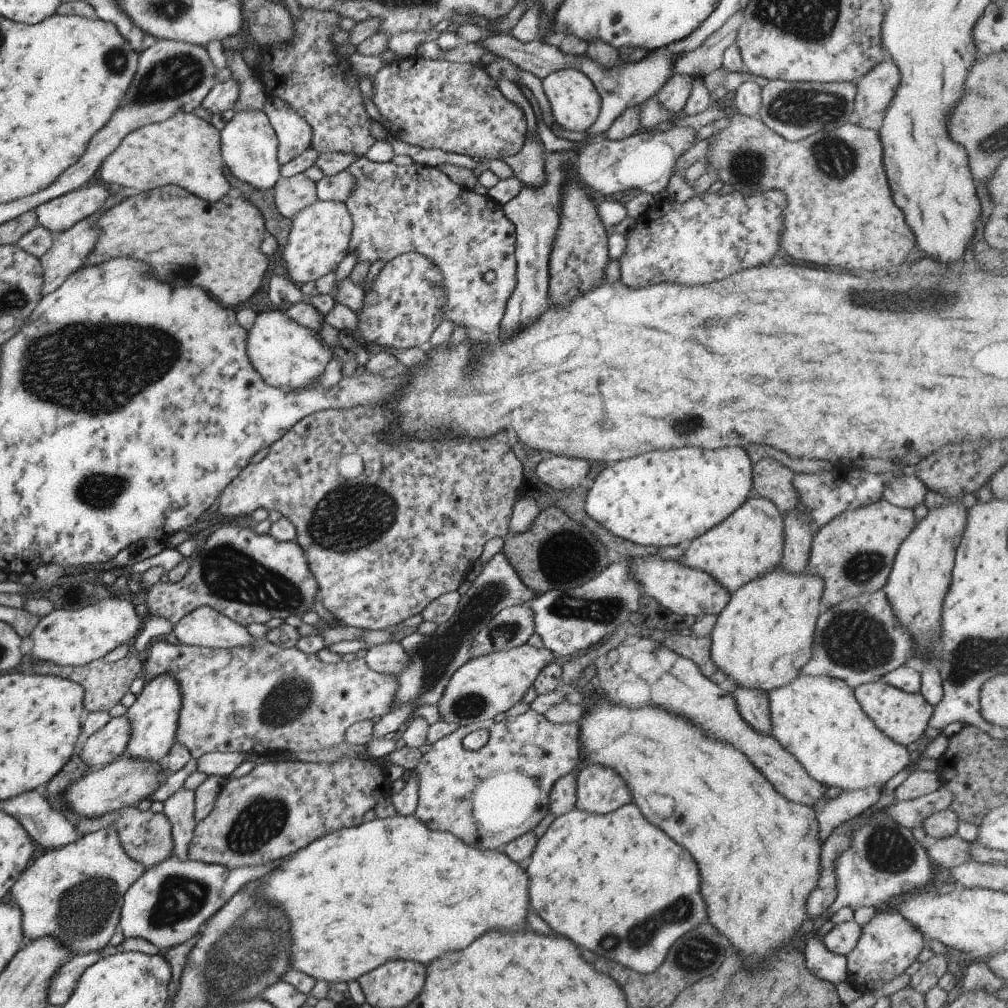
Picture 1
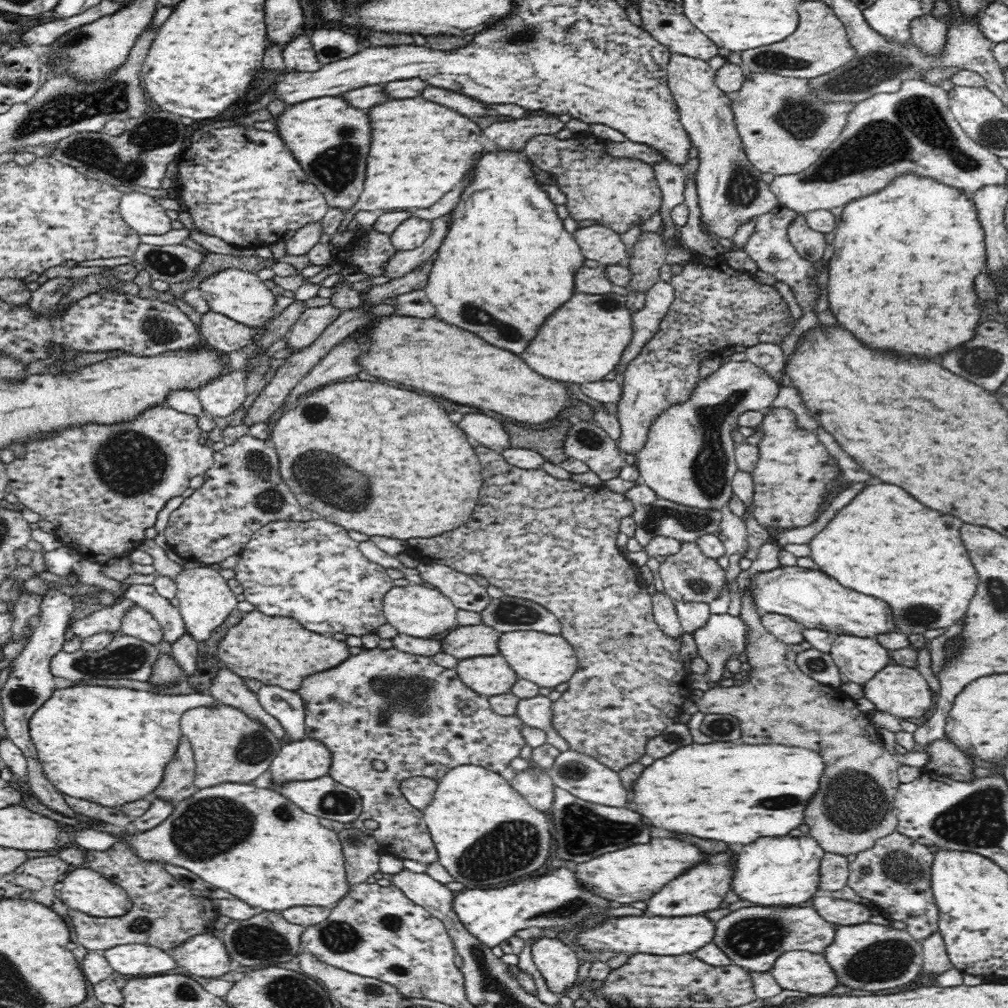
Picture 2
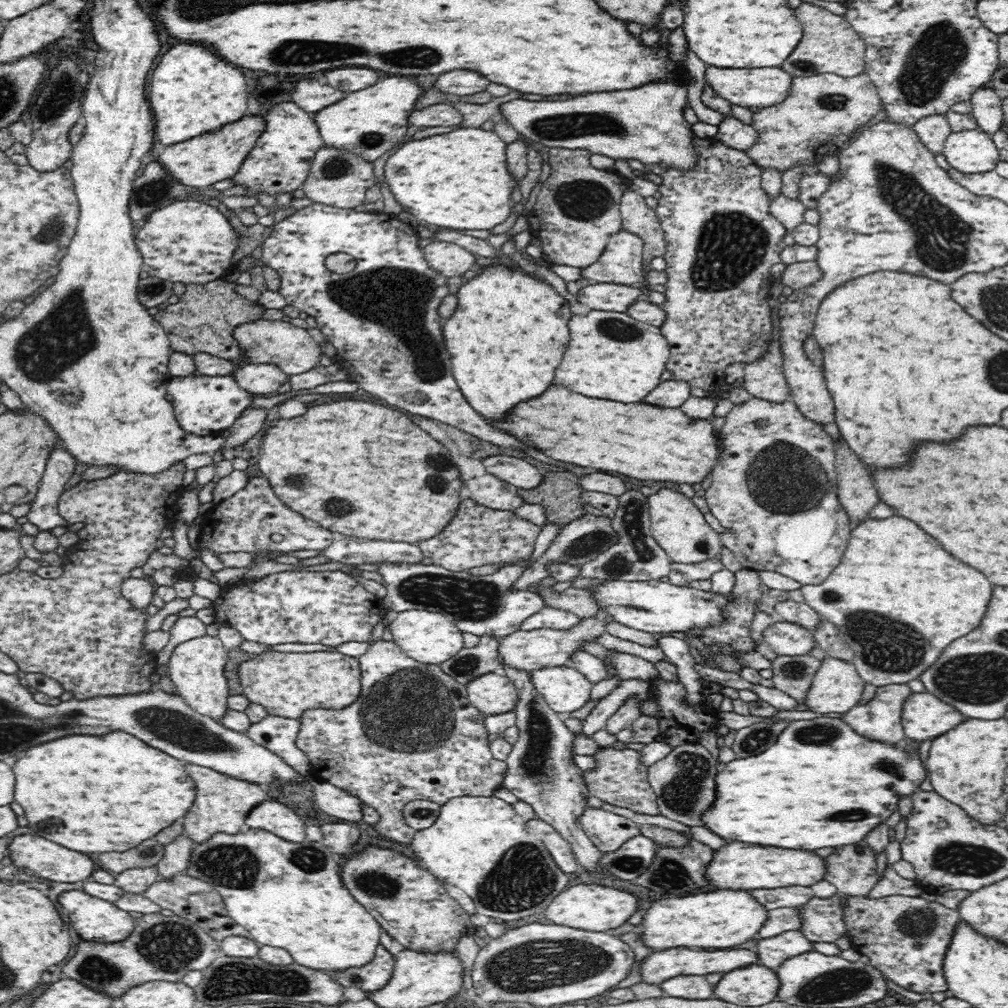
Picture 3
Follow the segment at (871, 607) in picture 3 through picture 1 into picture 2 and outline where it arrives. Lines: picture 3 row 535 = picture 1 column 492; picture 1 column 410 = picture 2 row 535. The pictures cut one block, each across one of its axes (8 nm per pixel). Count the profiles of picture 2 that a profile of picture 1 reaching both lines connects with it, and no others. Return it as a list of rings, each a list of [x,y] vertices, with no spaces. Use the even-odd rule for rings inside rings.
[[[876,484],[876,486],[867,486],[862,489],[854,500],[841,508],[836,516],[820,531],[814,535],[810,540],[809,547],[811,550],[811,558],[816,563],[815,568],[818,571],[826,573],[828,577],[834,578],[840,585],[847,589],[852,589],[860,594],[865,594],[872,598],[878,598],[879,601],[886,602],[888,608],[892,609],[892,619],[895,620],[894,630],[900,634],[908,636],[909,634],[924,634],[926,630],[936,630],[937,628],[948,628],[956,621],[964,617],[968,606],[974,597],[976,588],[978,586],[978,573],[974,568],[971,558],[968,558],[968,552],[960,540],[960,526],[962,522],[954,516],[944,516],[940,512],[934,512],[926,506],[922,506],[920,502],[916,502],[914,498],[910,498],[910,494],[906,494],[902,488],[898,486],[890,486],[890,484]]]

